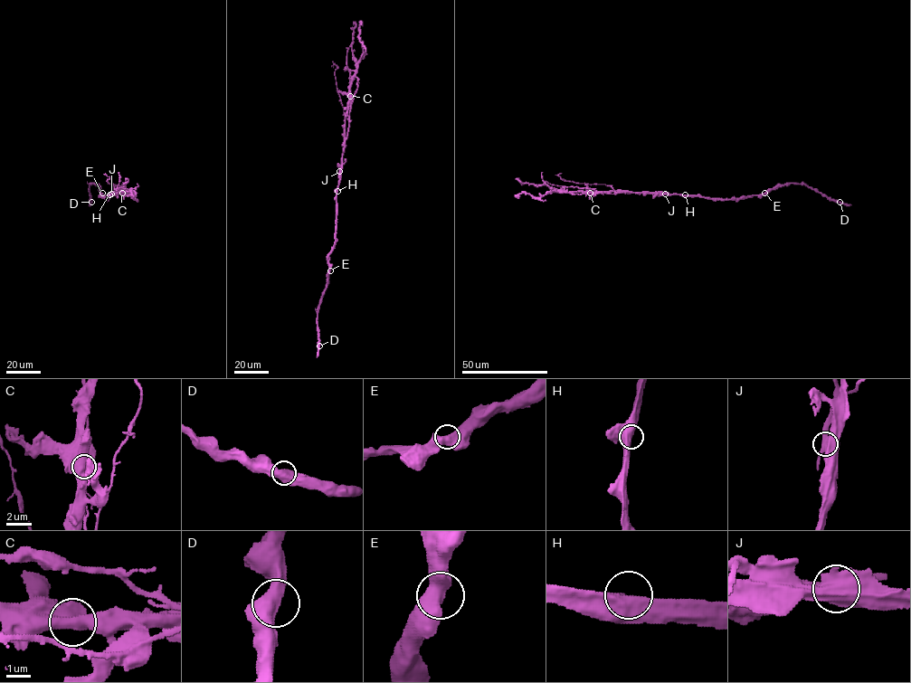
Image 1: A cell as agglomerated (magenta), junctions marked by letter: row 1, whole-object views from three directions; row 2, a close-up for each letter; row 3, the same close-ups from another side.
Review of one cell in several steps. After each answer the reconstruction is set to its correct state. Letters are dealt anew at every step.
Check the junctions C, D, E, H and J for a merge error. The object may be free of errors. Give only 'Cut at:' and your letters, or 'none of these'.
Cut at: J

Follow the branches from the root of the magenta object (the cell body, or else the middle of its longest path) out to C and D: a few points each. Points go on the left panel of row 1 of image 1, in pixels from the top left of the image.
C: (109, 196), (117, 191), (122, 193)
D: (109, 196), (107, 199), (100, 196), (100, 188), (91, 184), (89, 189), (91, 202)

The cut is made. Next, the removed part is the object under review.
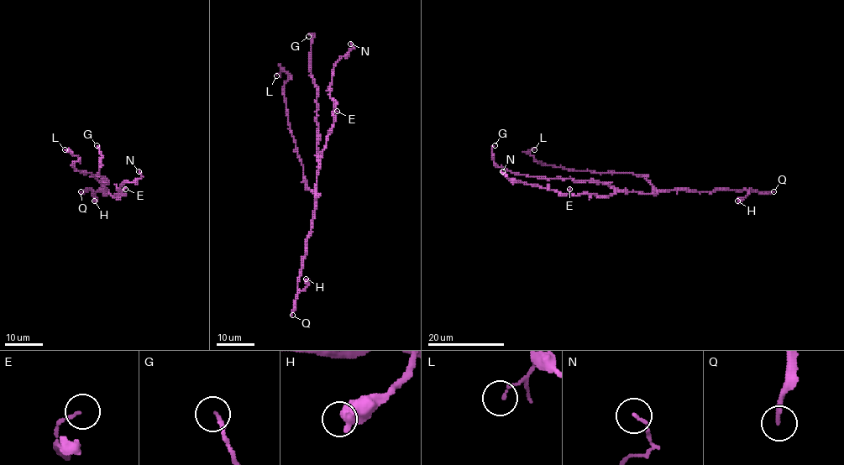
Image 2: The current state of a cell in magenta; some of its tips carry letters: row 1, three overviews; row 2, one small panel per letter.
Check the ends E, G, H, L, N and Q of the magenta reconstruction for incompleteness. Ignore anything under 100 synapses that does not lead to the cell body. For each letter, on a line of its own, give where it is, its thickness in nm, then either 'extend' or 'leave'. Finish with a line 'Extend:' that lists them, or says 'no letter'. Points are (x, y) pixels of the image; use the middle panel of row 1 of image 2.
E: at (337, 111); 110 nm thick; leave
G: at (308, 36); 130 nm thick; leave
H: at (306, 279); 650 nm thick; leave
L: at (276, 75); 100 nm thick; leave
N: at (350, 44); 90 nm thick; leave
Q: at (292, 315); 240 nm thick; extend
Extend: Q

